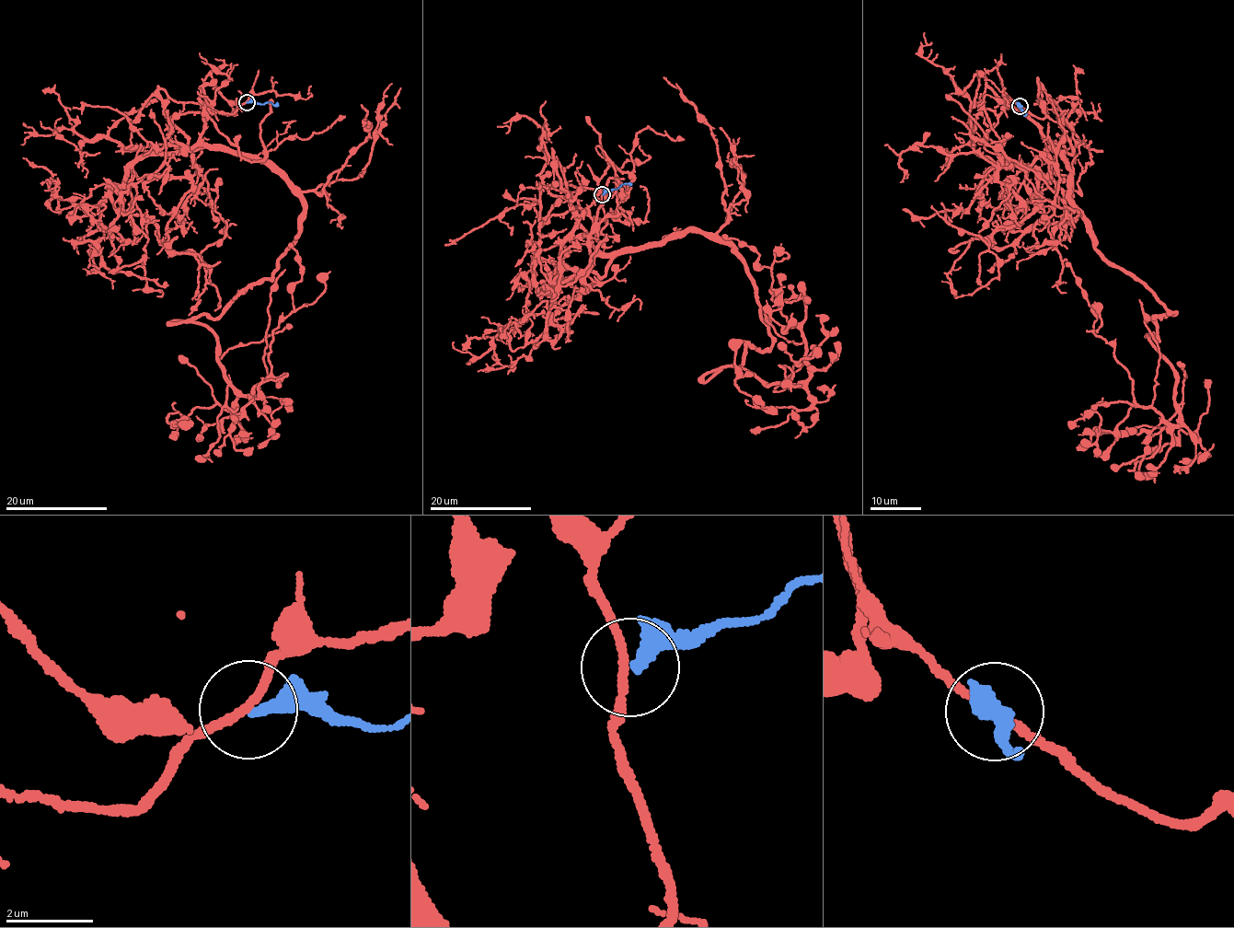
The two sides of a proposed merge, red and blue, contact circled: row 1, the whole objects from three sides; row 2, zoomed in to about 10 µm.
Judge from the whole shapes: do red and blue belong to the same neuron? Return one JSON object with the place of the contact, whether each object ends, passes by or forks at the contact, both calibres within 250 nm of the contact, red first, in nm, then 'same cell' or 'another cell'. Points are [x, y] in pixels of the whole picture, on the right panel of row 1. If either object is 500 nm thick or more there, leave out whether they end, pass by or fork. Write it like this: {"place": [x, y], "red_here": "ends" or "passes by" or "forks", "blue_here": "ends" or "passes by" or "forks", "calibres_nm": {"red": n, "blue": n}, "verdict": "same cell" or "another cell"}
{"place": [1020, 106], "red_here": "passes by", "blue_here": "ends", "calibres_nm": {"red": 180, "blue": 320}, "verdict": "another cell"}

